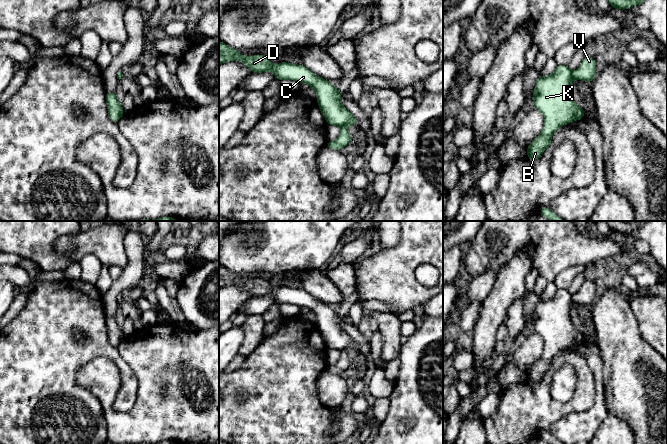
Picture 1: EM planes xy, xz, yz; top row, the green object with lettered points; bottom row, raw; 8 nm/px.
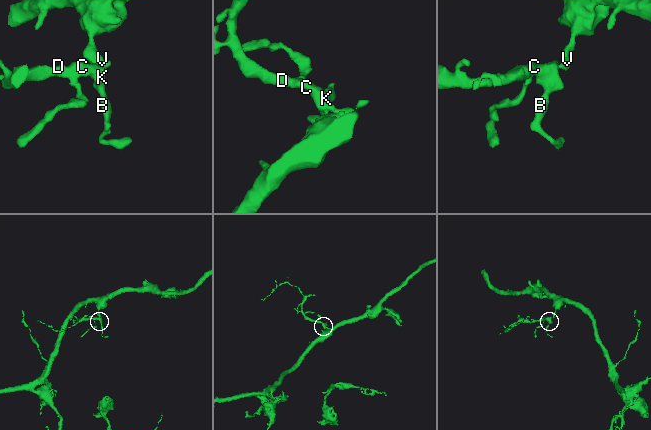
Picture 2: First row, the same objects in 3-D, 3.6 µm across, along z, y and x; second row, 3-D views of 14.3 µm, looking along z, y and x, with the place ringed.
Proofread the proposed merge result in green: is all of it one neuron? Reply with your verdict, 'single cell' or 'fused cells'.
fused cells

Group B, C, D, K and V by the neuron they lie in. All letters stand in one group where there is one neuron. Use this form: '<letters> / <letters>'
B C D K / V

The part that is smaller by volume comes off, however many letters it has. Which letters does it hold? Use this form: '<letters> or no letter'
B, C, D, K

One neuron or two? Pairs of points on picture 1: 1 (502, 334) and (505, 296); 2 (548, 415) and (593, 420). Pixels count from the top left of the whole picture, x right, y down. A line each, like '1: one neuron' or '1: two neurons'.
1: two neurons
2: two neurons

